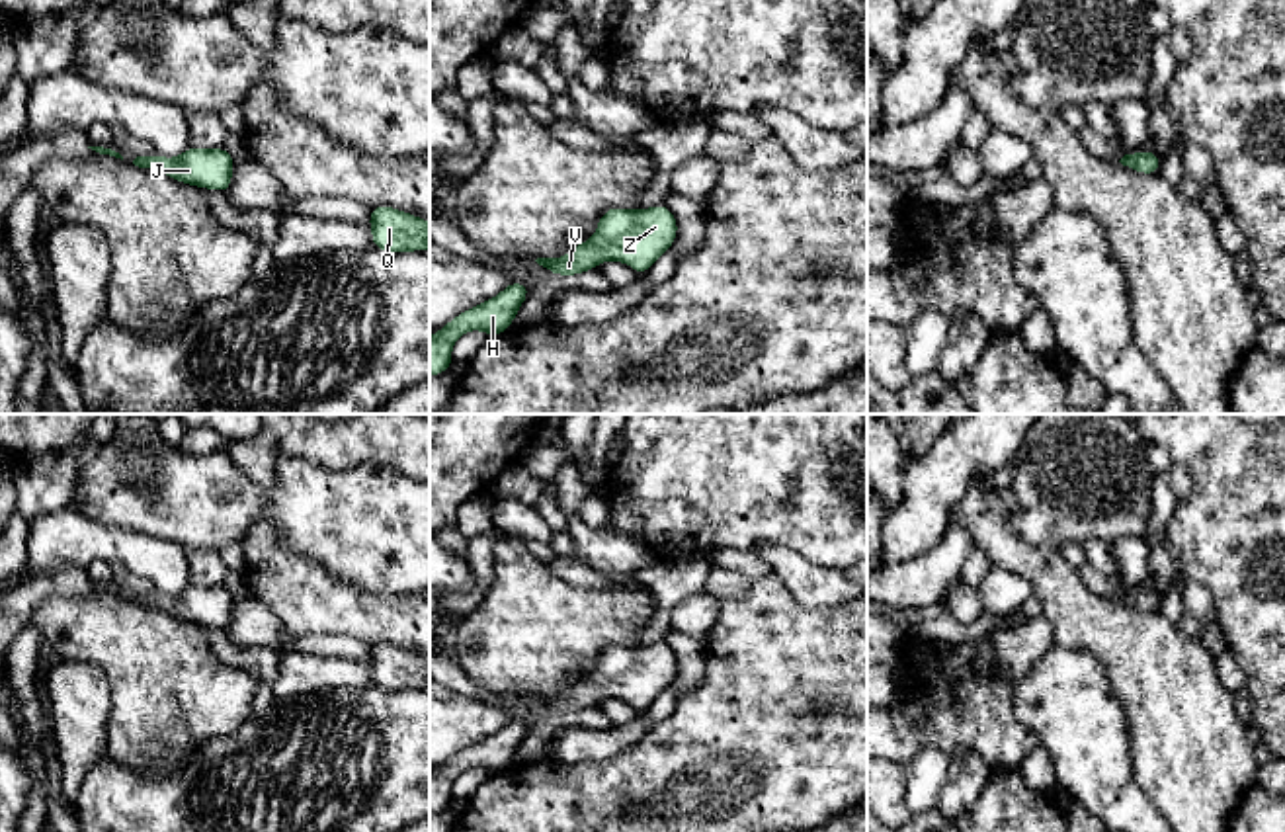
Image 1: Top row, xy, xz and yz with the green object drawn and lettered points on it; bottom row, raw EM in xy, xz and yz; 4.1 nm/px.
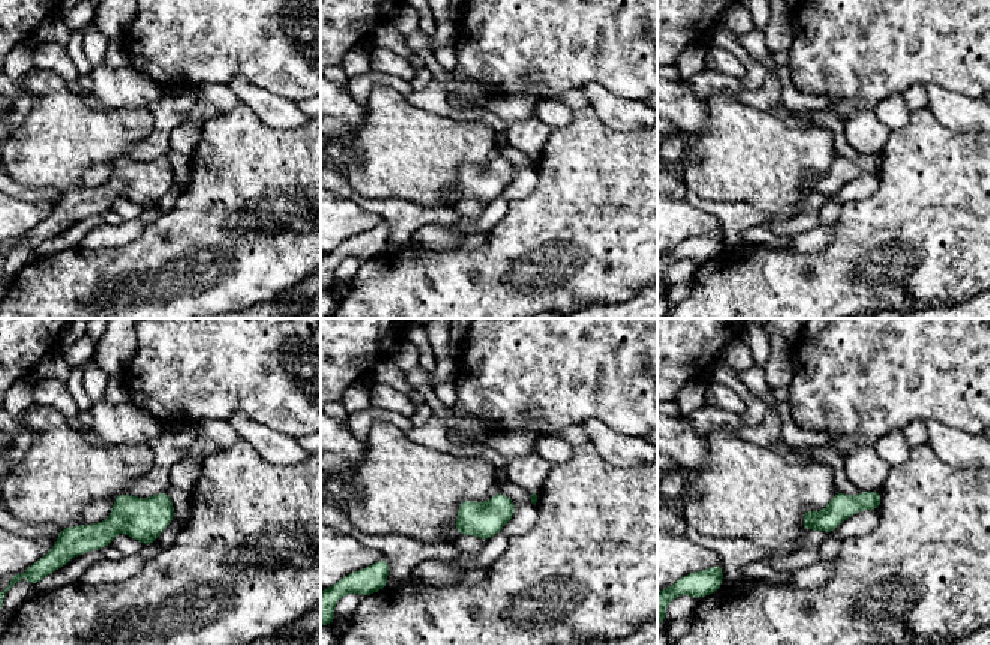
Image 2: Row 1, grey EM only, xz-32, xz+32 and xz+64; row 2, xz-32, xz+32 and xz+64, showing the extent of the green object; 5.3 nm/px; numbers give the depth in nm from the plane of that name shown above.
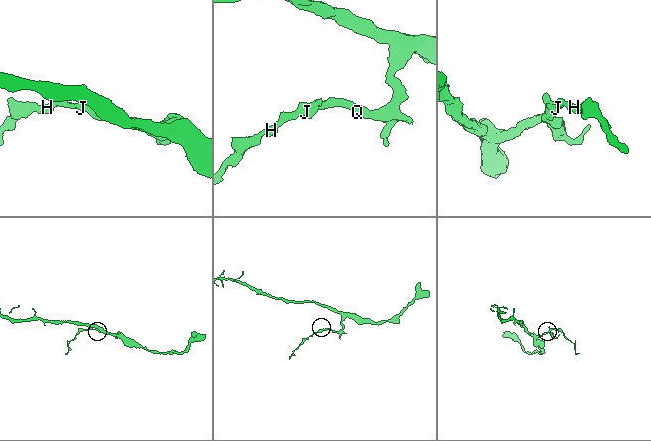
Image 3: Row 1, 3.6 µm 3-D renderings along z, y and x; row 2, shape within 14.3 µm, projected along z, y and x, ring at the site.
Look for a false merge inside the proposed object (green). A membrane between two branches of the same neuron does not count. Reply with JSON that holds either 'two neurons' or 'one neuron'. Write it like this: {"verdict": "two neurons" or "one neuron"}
{"verdict": "one neuron"}

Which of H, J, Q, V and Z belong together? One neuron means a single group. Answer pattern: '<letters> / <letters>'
H J Q V Z

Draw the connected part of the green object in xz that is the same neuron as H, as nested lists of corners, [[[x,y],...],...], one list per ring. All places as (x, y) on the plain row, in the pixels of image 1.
[[[512,719],[496,734],[457,752],[439,766],[430,775],[430,814],[453,805],[451,785],[465,770],[482,768],[488,773],[496,773],[510,768],[527,732],[529,725],[525,721]]]

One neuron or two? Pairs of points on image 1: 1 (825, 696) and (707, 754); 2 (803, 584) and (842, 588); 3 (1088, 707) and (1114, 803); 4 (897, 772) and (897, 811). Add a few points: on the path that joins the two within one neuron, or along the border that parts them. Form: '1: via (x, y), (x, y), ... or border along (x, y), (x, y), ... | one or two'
1: via (795, 723), (782, 737), (750, 754), (737, 754) | one
2: via (813, 584), (832, 586) | one
3: via (1088, 731), (1090, 758), (1102, 780) | one
4: via (895, 782), (895, 801) | one

